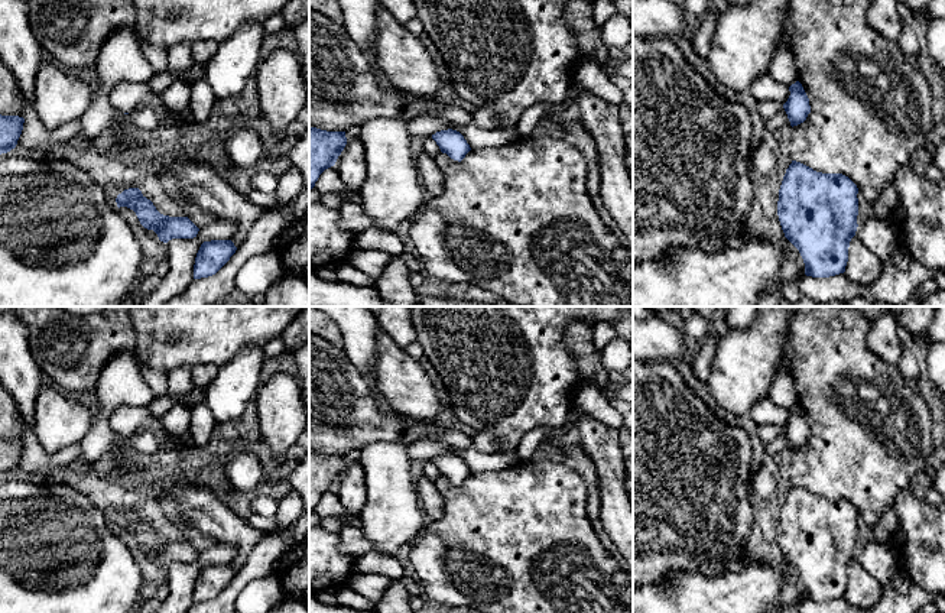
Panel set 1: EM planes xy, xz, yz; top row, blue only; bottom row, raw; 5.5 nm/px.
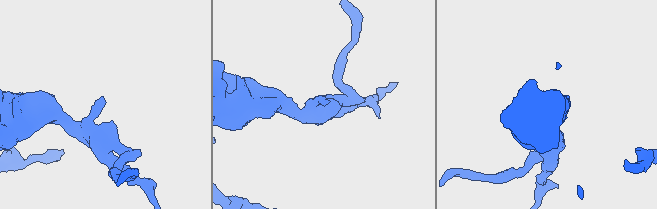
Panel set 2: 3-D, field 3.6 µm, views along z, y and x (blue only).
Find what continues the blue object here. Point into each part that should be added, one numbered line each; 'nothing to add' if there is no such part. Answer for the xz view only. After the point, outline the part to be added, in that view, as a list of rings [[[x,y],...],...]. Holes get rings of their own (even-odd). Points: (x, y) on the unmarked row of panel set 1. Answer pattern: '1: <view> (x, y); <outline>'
nothing to add

